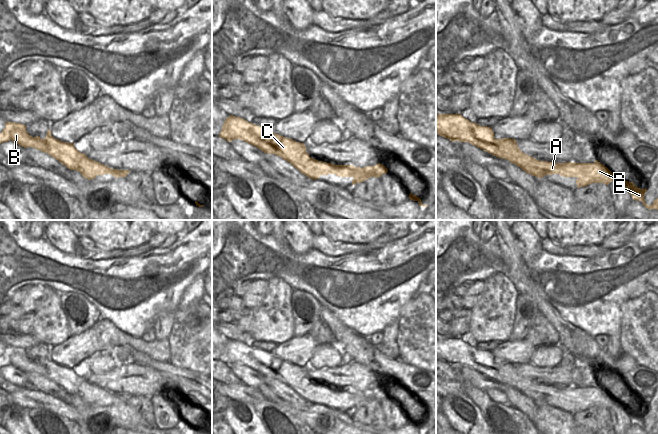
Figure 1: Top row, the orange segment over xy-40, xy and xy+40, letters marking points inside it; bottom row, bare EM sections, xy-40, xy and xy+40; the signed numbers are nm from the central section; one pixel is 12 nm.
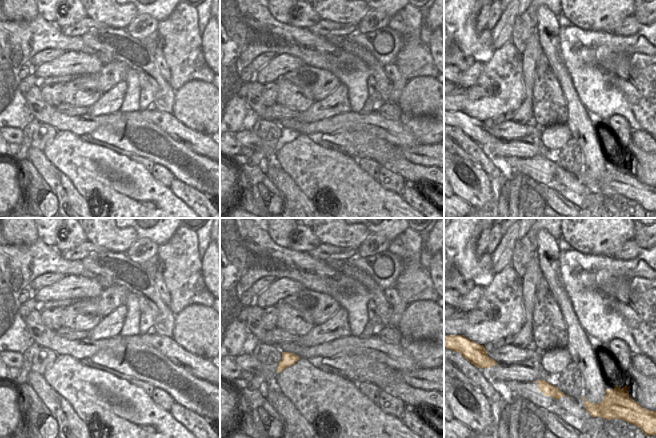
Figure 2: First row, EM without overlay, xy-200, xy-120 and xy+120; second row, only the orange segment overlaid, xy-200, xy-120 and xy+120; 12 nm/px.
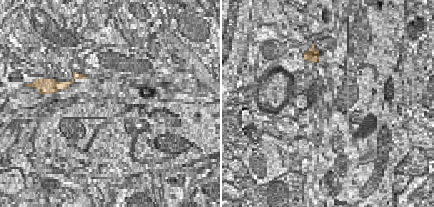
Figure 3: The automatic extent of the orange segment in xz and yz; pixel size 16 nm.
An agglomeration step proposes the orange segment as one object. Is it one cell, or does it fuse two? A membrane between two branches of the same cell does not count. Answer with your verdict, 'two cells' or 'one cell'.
one cell

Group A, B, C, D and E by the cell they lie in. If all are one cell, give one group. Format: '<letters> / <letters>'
A B C D E

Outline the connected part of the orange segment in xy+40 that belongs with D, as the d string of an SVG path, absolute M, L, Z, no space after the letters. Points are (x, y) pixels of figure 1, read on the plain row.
M457 337L436 339L436 358L452 366L468 366L498 382L510 385L526 397L538 402L552 398L559 398L563 401L577 401L577 412L585 411L591 407L608 409L612 405L617 405L634 424L641 425L648 434L658 434L658 422L654 424L652 429L647 429L644 423L646 412L640 413L633 406L628 406L623 401L612 397L598 384L594 387L539 385L523 377L515 363L495 363L495 358L491 351L480 350L477 347L470 346Z

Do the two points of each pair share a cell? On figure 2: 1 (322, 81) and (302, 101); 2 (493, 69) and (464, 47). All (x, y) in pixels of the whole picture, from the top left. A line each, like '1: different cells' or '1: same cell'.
1: different cells
2: different cells

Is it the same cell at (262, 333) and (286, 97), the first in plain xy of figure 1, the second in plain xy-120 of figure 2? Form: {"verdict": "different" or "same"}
{"verdict": "same"}

